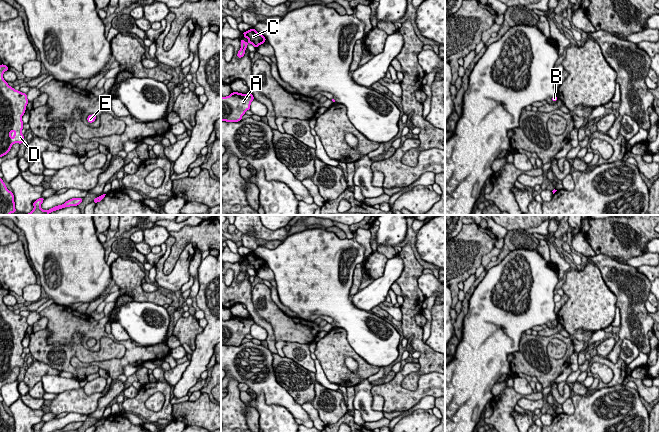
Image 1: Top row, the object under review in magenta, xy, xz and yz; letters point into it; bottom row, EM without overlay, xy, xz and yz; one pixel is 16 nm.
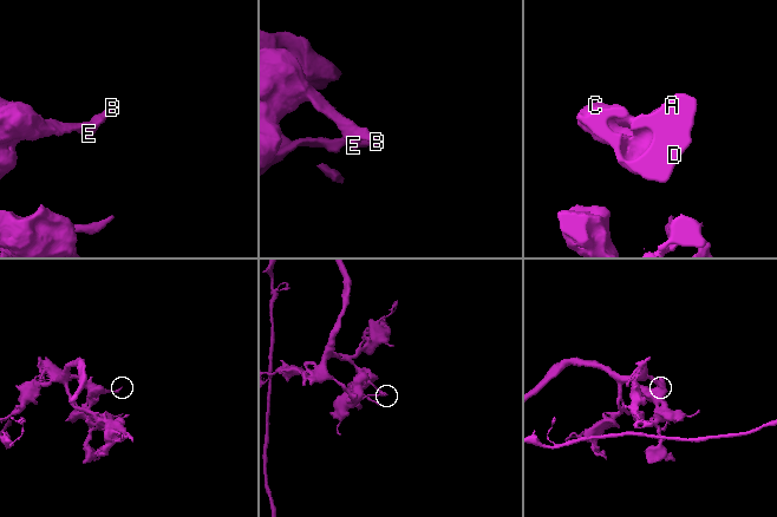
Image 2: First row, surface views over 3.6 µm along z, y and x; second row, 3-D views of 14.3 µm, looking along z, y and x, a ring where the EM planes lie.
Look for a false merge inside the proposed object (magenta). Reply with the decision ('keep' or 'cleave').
keep

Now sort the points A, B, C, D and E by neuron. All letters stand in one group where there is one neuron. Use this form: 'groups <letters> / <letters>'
groups A B C D E

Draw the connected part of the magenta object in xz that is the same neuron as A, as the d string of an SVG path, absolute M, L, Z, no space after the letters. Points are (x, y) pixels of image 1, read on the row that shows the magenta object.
M232 92L229 96L221 97L221 121L239 122L247 110L250 110L254 96Z

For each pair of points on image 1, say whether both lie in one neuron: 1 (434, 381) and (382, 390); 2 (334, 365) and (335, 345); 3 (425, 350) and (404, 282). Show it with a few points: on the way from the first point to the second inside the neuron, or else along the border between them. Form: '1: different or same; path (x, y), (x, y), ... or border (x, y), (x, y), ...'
1: same; path (421, 392), (417, 395), (395, 395)
2: same; path (334, 360), (334, 350)
3: same; path (417, 333), (409, 325), (409, 299)

